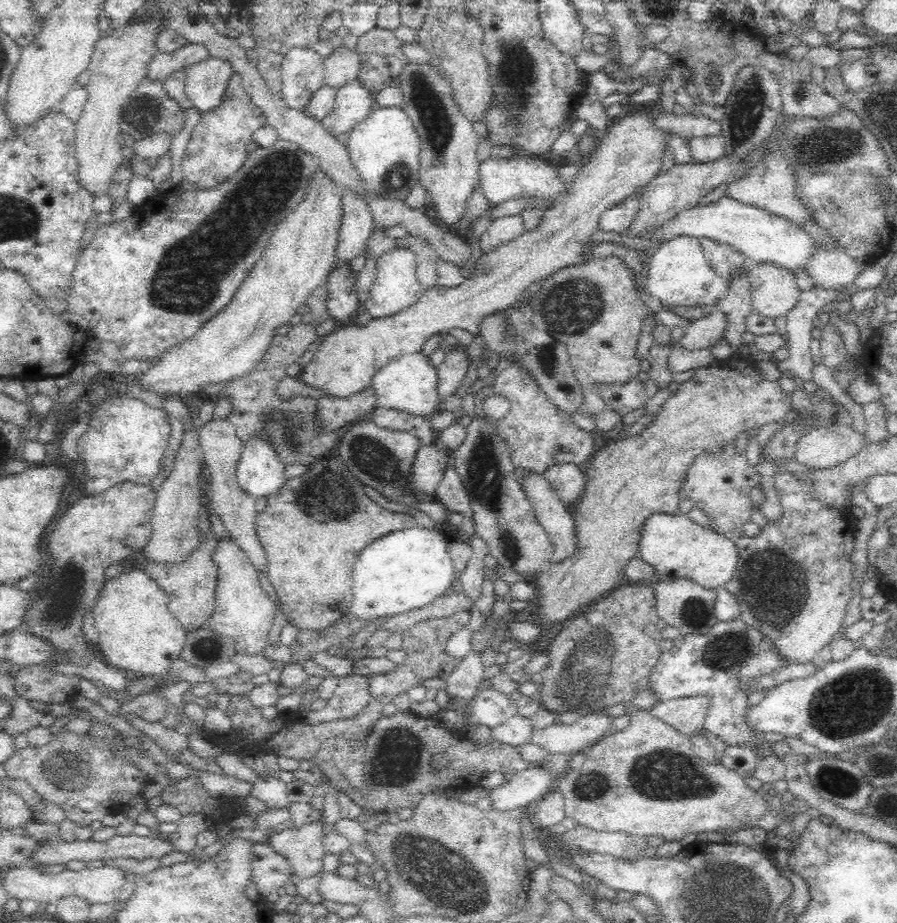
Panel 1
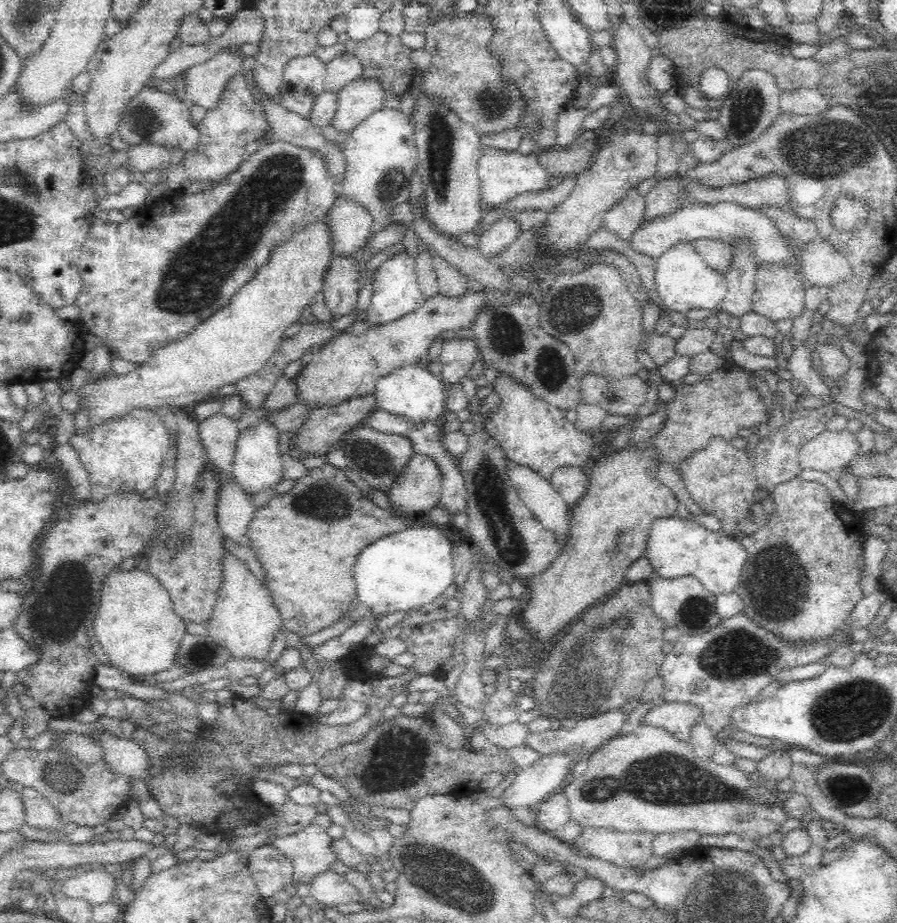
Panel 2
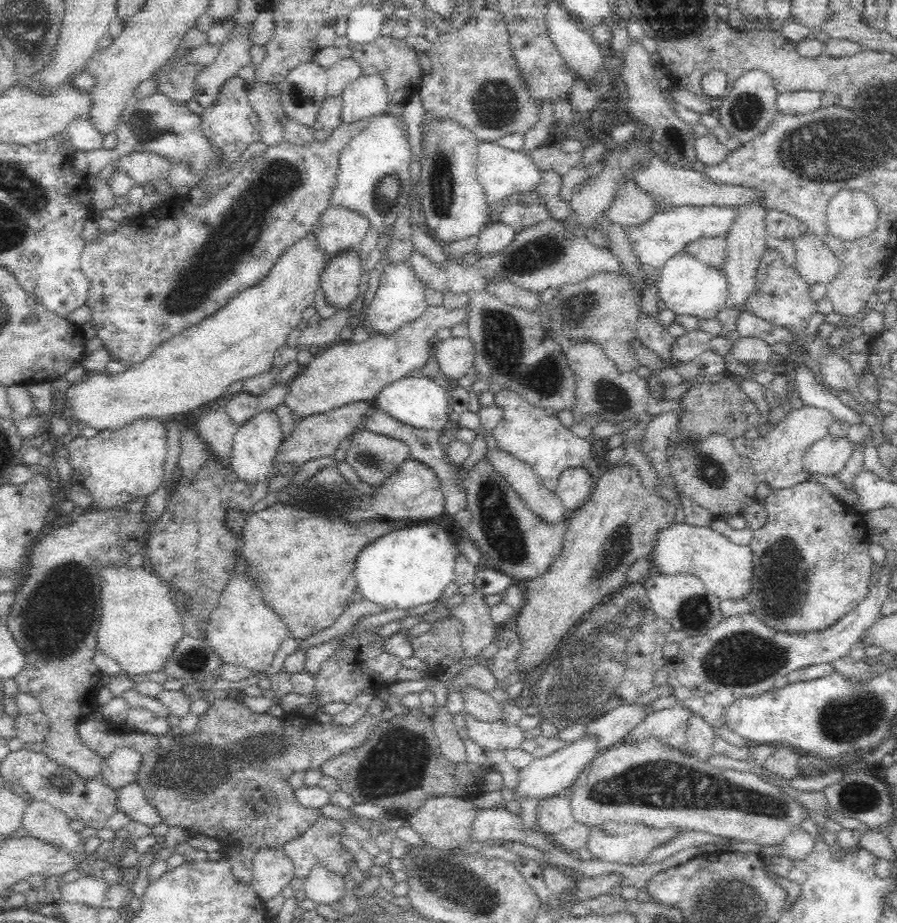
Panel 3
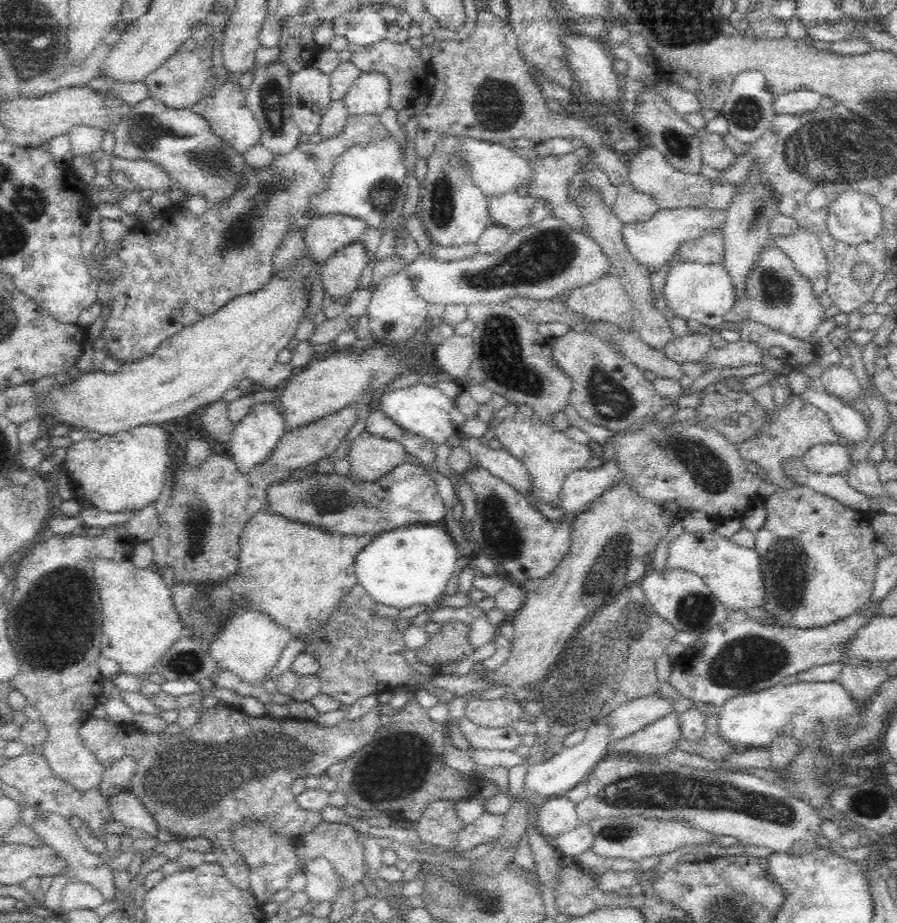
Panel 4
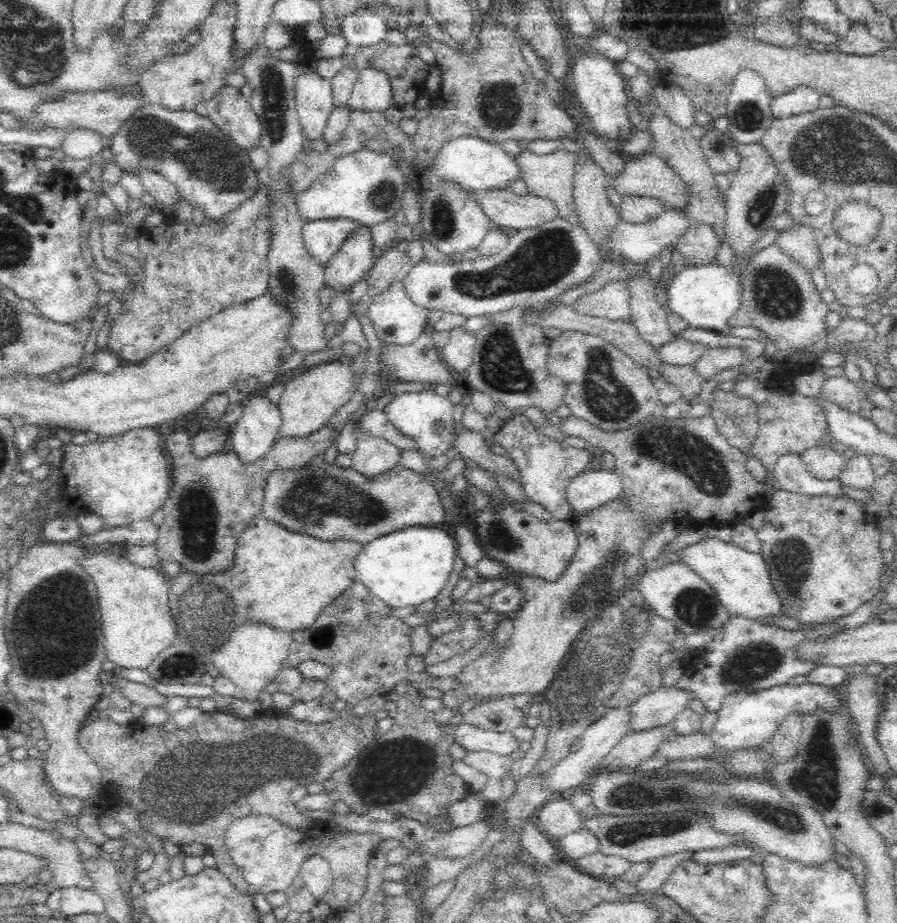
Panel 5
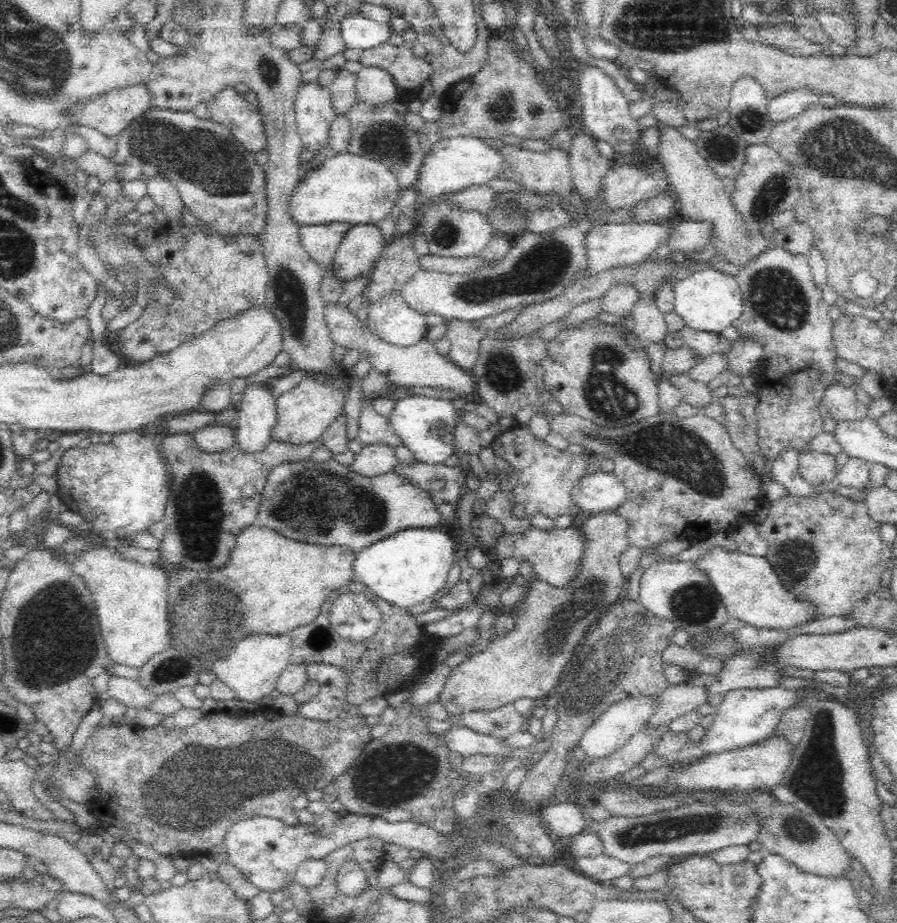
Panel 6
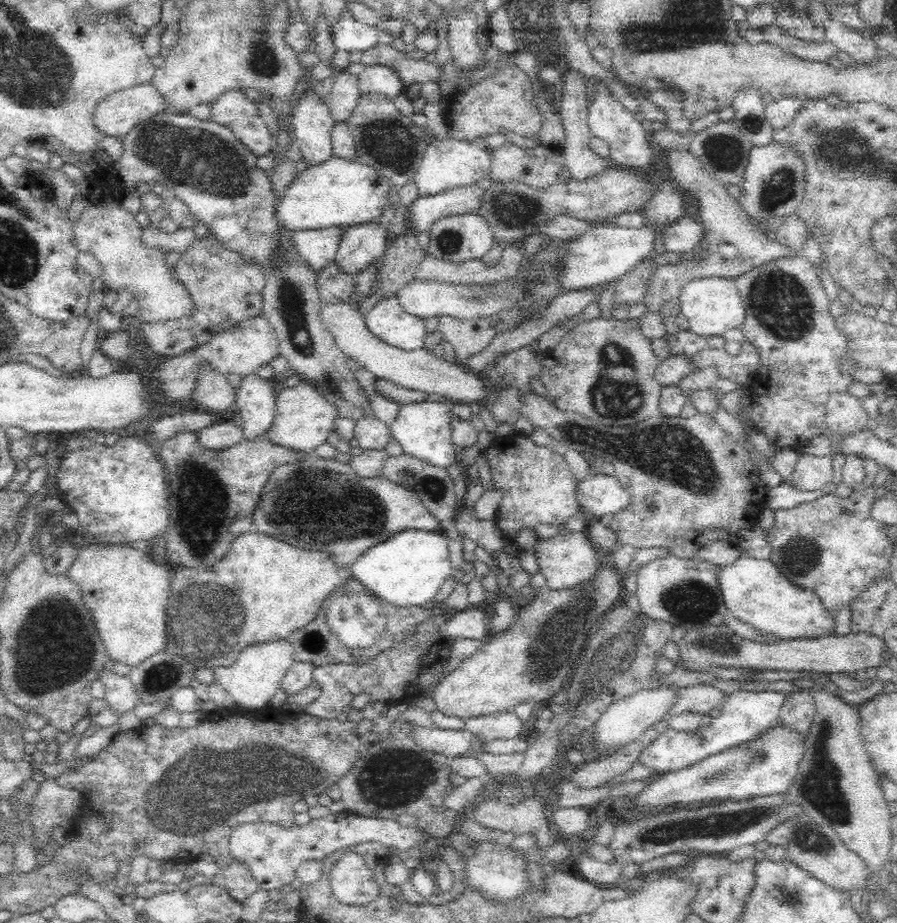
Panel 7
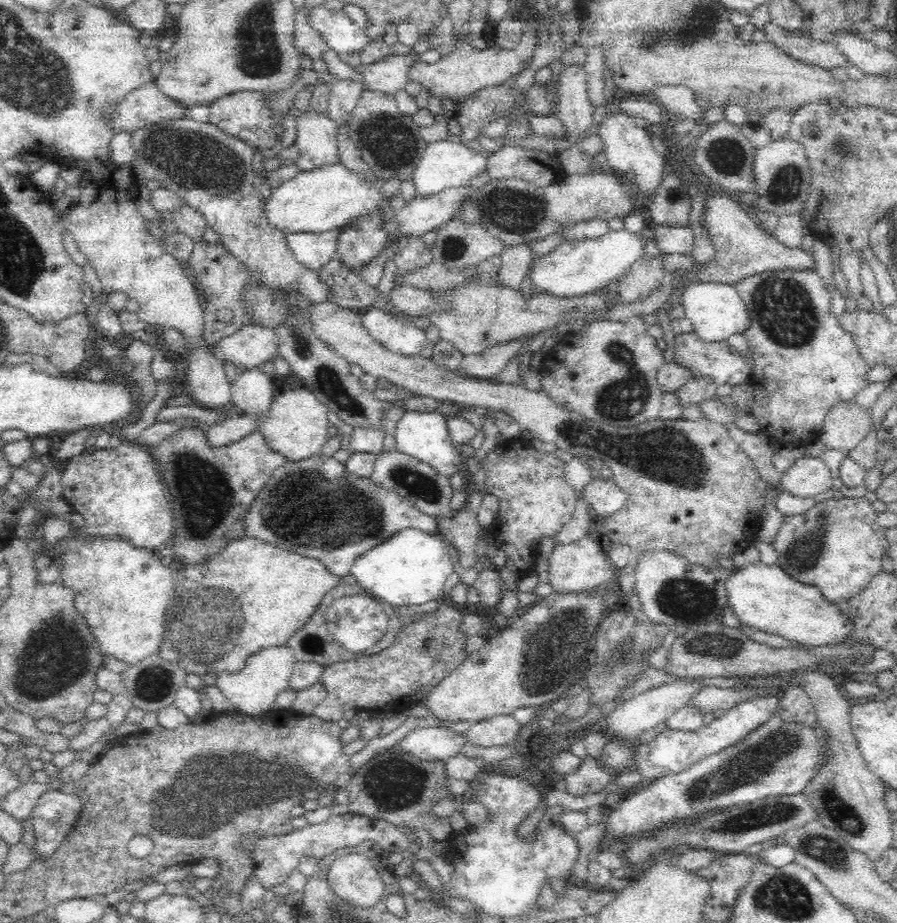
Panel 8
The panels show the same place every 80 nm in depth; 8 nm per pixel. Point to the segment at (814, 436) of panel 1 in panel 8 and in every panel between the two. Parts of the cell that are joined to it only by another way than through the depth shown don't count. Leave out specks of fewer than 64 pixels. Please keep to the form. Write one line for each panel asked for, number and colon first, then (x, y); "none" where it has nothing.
2: (829, 452)
3: (826, 457)
4: (832, 459)
5: (823, 462)
6: (817, 468)
7: (812, 472)
8: (809, 476)

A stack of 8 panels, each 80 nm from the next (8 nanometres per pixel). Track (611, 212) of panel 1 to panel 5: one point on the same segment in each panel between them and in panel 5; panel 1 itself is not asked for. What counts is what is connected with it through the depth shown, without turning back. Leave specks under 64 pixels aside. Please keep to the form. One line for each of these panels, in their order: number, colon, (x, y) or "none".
2: (624, 218)
3: (632, 206)
4: (482, 90)
5: (488, 92)

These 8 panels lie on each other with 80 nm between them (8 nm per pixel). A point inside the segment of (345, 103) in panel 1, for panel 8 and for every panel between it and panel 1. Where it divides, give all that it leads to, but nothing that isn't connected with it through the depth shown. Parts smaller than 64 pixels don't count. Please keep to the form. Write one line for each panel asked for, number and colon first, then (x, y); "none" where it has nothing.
2: (359, 99)
3: (367, 96)
4: (369, 94)
5: (372, 91)
6: (374, 86)
7: (380, 80)
8: (388, 76)

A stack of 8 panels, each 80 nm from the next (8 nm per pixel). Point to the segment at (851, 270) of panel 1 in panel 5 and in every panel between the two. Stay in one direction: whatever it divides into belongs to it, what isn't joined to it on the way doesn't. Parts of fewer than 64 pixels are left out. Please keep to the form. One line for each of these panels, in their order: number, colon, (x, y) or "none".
2: (821, 264)
3: (815, 262)
4: (803, 247)
5: (799, 243)

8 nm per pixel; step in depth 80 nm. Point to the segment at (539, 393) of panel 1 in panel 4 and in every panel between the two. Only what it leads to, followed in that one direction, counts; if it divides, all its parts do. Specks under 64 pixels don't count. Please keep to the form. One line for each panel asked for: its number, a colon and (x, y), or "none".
2: (533, 433)
3: (531, 433)
4: (549, 454)

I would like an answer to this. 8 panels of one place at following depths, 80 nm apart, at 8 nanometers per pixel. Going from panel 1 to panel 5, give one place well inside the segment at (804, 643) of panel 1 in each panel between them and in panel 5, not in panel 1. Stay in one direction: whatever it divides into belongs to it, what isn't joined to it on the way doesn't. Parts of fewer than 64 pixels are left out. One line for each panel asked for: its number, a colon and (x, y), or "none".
2: (801, 579)
3: (811, 567)
4: (816, 555)
5: (823, 555)

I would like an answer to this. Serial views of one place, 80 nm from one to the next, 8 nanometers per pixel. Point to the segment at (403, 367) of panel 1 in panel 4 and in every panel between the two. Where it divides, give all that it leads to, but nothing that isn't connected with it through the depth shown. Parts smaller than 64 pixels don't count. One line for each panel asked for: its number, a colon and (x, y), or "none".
2: (412, 391)
3: (414, 400)
4: (424, 410)

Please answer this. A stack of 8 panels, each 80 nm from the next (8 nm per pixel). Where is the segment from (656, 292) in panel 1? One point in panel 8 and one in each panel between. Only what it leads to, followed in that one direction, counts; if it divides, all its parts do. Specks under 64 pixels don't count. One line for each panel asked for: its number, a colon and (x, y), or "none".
2: (683, 281)
3: (685, 285)
4: (701, 294)
5: (706, 296)
6: (709, 300)
7: (712, 305)
8: (716, 311)

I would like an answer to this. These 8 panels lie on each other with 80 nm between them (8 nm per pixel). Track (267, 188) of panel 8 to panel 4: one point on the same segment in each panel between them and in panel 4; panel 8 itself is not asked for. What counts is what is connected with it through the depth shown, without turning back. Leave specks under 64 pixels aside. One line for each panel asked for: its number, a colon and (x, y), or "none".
4: (180, 140)
5: (209, 171)
6: (218, 180)
7: (218, 178)

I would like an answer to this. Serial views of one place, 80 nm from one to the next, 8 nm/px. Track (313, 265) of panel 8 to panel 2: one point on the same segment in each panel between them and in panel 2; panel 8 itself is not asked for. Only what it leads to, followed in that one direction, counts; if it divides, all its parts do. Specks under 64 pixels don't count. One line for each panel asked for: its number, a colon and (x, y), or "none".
2: (350, 222)
3: (340, 229)
4: (326, 234)
5: (322, 238)
6: (321, 241)
7: (317, 247)

